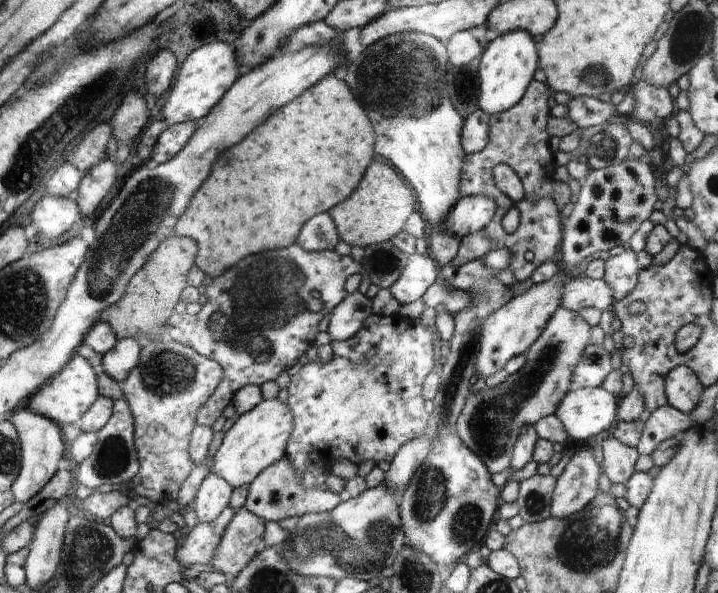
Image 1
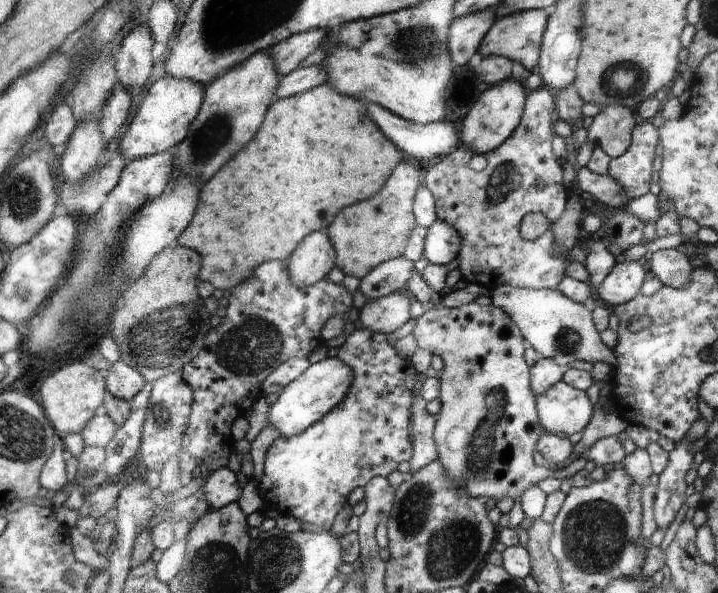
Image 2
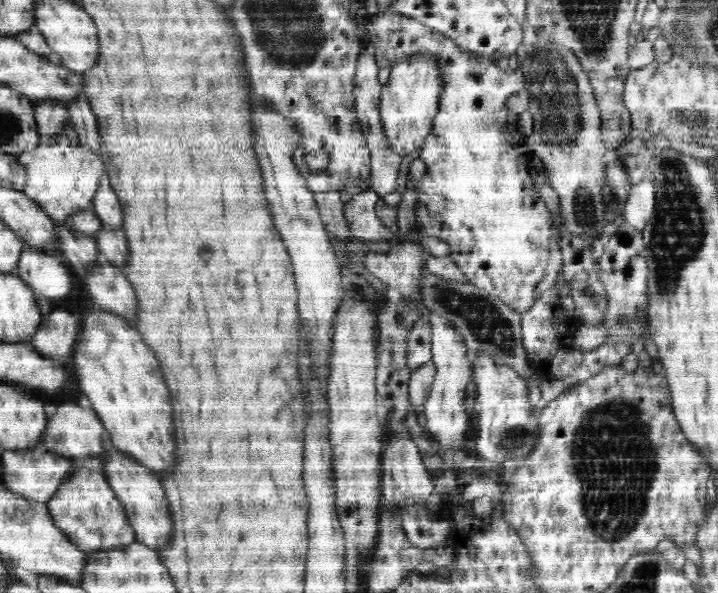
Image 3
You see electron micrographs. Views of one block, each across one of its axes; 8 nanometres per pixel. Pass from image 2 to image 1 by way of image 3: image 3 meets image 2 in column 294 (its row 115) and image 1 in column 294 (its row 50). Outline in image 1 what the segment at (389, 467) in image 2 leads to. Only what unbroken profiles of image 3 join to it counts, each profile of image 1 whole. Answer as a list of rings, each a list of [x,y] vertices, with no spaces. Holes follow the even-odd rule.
[[[371,313],[365,320],[365,326],[353,337],[343,341],[331,341],[330,345],[332,346],[333,356],[329,362],[322,362],[320,359],[316,359],[302,365],[299,368],[299,372],[291,376],[290,385],[287,388],[289,396],[286,404],[291,410],[294,428],[285,454],[293,462],[293,466],[300,473],[304,473],[308,470],[310,464],[316,464],[317,462],[329,465],[335,463],[337,460],[349,460],[358,466],[362,462],[368,462],[368,460],[387,460],[390,462],[395,458],[397,452],[404,444],[424,433],[427,429],[426,422],[429,422],[429,420],[428,414],[424,410],[424,398],[422,398],[421,390],[426,374],[432,372],[432,368],[434,368],[434,344],[432,344],[432,338],[434,338],[432,330],[428,326],[422,326],[418,318],[402,317],[399,313],[391,316]]]

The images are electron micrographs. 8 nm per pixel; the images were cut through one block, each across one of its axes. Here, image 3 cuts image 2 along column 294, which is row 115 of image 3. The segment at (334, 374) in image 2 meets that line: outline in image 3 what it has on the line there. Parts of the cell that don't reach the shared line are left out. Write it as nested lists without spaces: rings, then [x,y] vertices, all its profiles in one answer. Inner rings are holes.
[[[427,51],[402,58],[391,69],[387,83],[381,90],[379,115],[389,147],[400,156],[420,150],[432,130],[433,118],[439,112],[440,93],[443,90],[442,70],[438,58]]]

